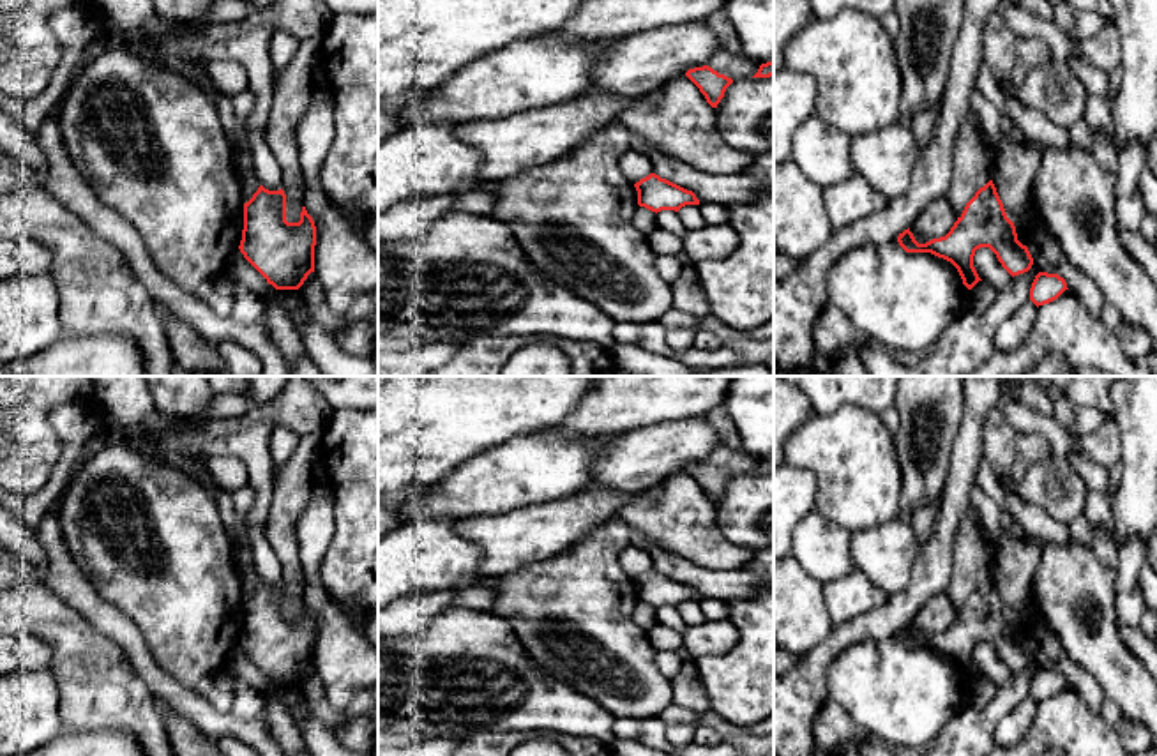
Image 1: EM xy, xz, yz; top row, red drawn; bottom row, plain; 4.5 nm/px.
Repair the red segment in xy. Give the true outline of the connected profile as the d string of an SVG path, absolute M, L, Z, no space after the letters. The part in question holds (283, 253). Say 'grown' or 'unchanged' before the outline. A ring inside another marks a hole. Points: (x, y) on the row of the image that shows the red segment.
unchanged; M263 185L244 203L244 230L240 253L276 290L299 290L314 272L316 226L302 207L300 221L286 221L286 194L283 189L268 191Z

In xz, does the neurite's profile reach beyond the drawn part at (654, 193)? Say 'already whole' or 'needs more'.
already whole

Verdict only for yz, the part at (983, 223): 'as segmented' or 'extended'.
as segmented

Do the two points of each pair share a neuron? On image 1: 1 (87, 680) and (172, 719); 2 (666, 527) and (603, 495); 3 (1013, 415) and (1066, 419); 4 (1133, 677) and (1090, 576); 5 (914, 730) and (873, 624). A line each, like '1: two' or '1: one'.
1: two
2: two
3: two
4: one
5: two

